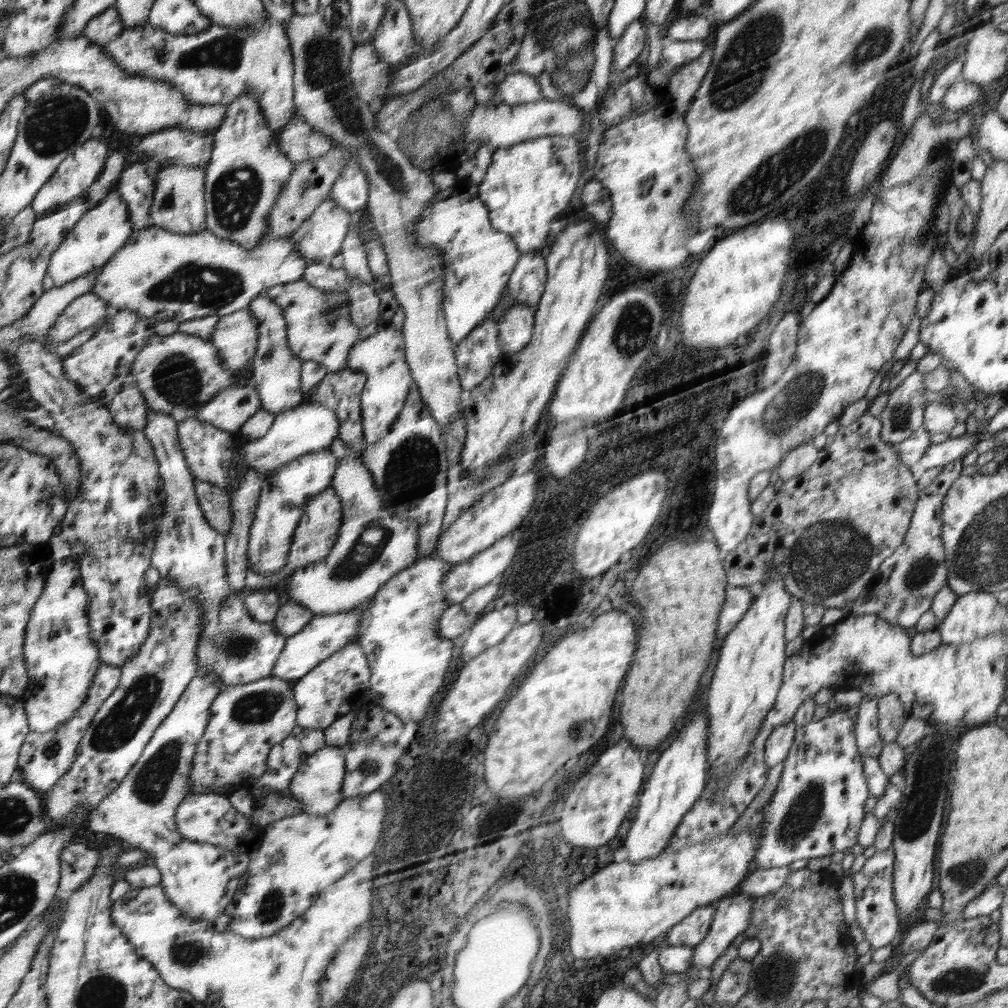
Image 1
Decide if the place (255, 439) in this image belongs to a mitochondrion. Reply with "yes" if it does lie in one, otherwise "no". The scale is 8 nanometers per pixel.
no

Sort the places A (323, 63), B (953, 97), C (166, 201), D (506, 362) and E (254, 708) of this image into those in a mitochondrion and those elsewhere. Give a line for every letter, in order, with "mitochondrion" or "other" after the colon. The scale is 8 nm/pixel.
A: mitochondrion
B: other
C: mitochondrion
D: other
E: mitochondrion

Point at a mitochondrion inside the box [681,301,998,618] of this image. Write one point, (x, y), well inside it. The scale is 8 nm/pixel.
(842, 551)

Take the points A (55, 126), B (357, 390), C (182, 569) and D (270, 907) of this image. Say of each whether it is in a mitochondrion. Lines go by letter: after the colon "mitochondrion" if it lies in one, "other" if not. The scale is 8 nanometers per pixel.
A: mitochondrion
B: other
C: other
D: mitochondrion

